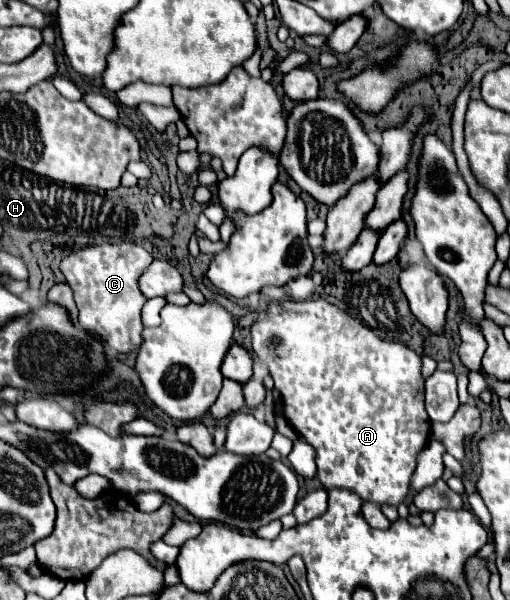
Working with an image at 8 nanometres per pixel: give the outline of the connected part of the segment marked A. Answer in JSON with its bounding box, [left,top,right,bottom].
[252,301,430,505]

